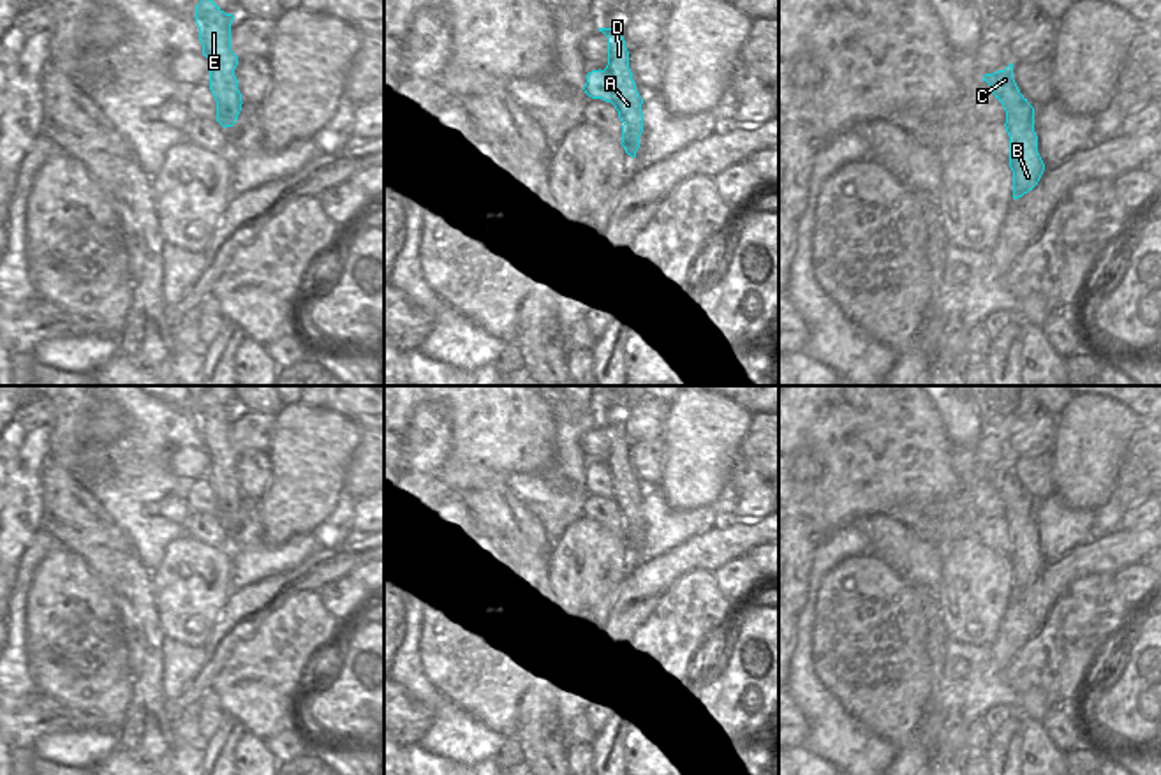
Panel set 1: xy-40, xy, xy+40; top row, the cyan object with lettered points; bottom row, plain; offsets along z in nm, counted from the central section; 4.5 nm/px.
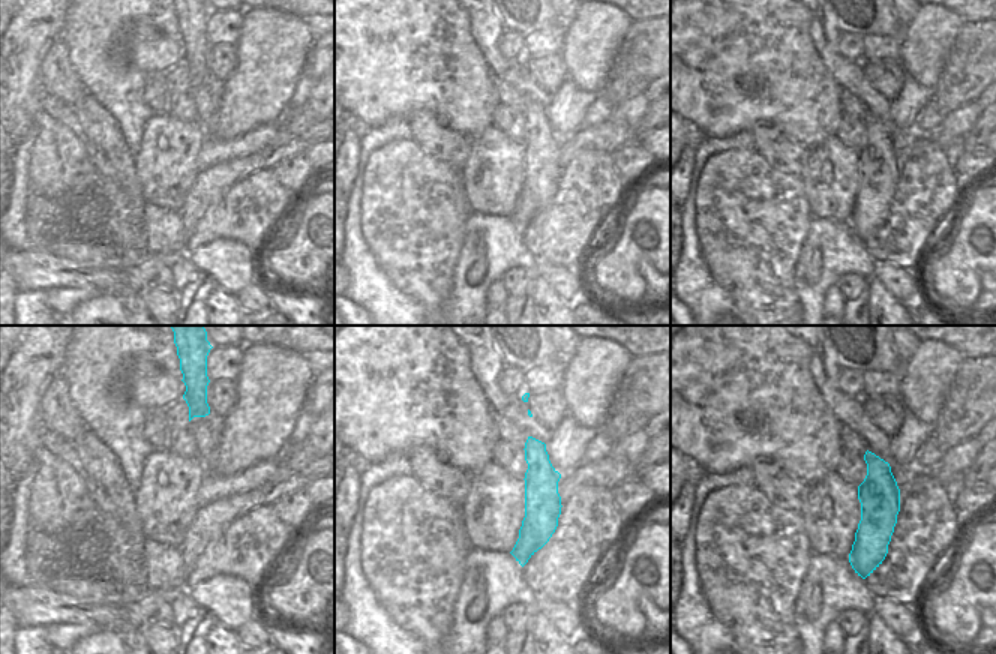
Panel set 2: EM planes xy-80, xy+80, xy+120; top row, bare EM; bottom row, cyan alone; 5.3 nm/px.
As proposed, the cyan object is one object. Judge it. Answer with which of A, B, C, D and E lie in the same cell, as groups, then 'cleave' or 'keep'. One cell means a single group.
A B C D E | keep

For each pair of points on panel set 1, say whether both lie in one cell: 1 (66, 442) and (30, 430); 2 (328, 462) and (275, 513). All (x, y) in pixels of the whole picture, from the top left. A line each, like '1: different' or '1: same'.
1: different
2: same

